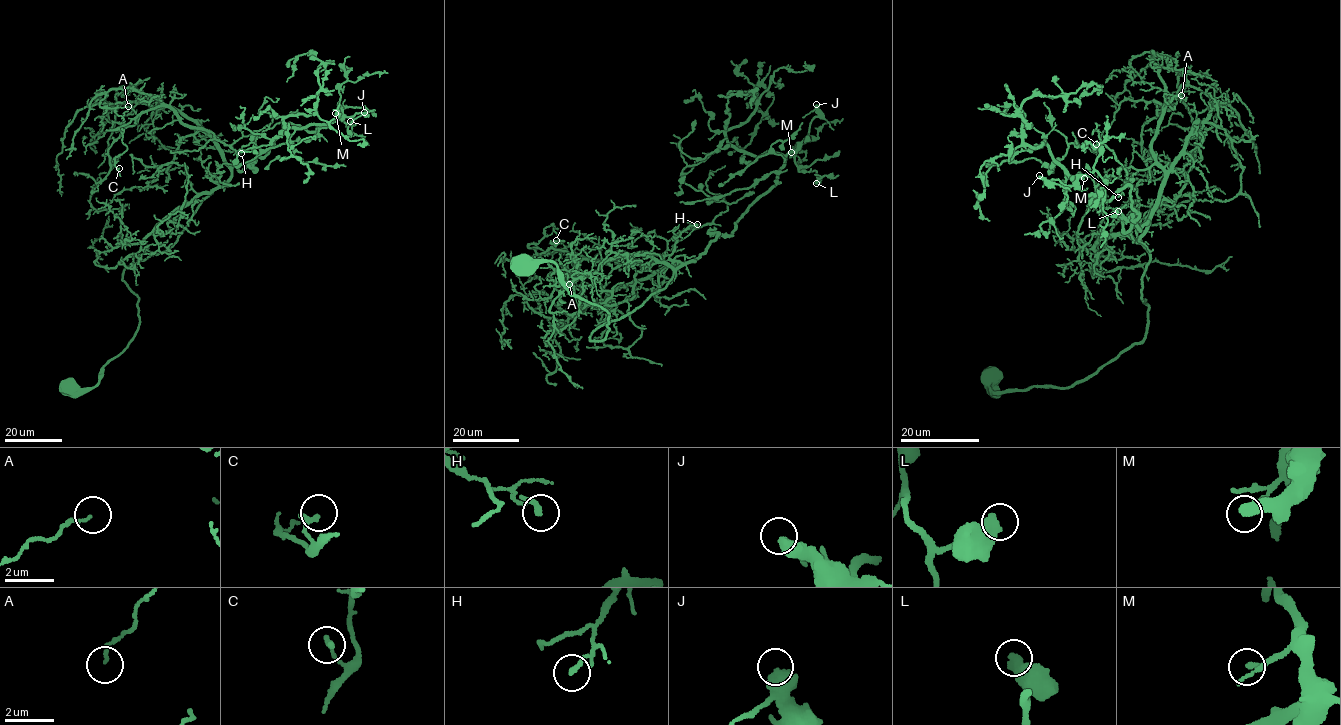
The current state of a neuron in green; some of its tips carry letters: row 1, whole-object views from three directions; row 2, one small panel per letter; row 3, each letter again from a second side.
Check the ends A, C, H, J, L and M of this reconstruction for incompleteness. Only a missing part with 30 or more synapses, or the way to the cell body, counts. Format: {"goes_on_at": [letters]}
{"goes_on_at": ["J"]}

